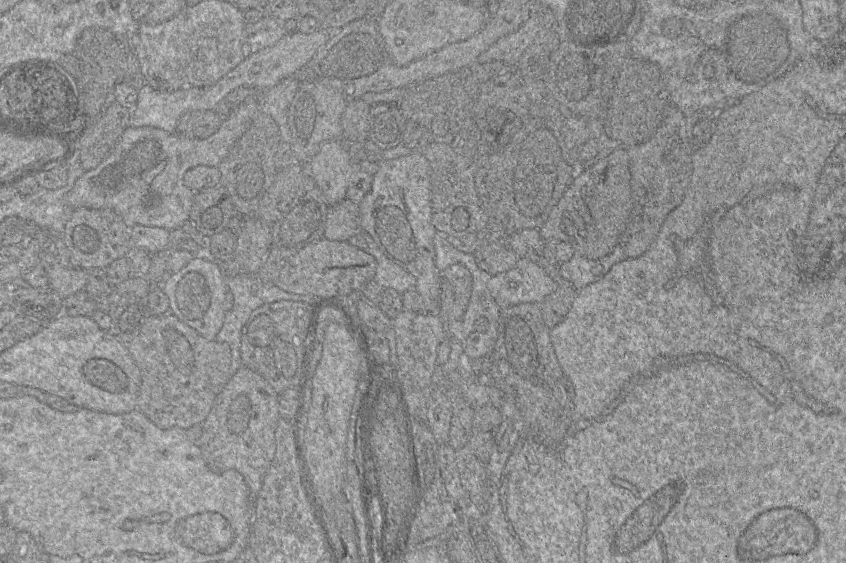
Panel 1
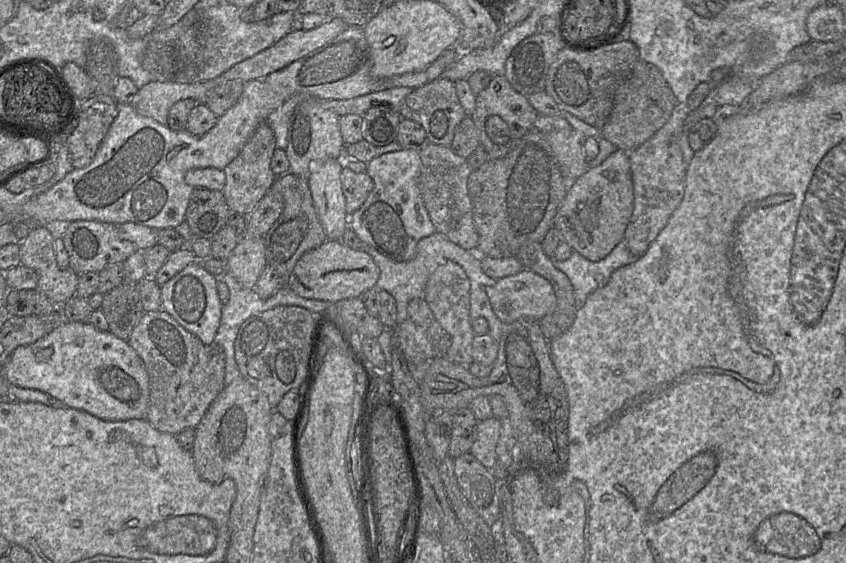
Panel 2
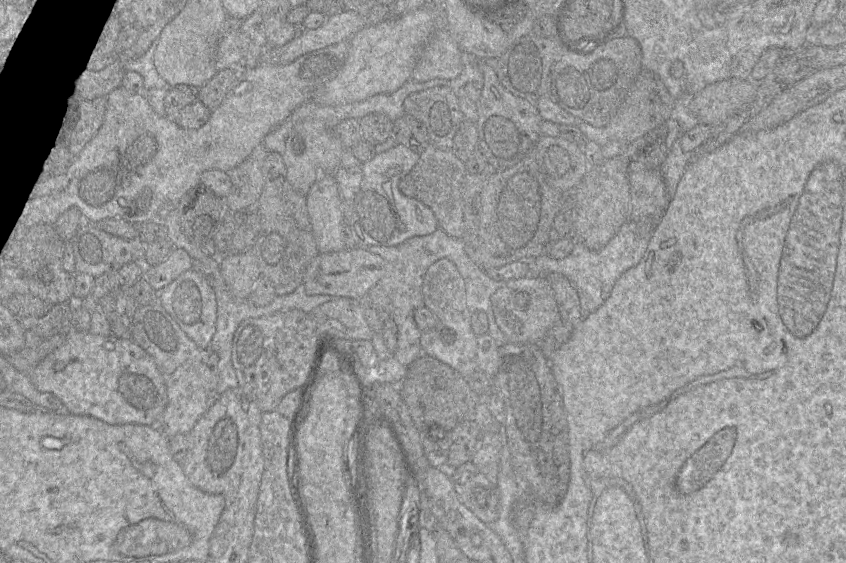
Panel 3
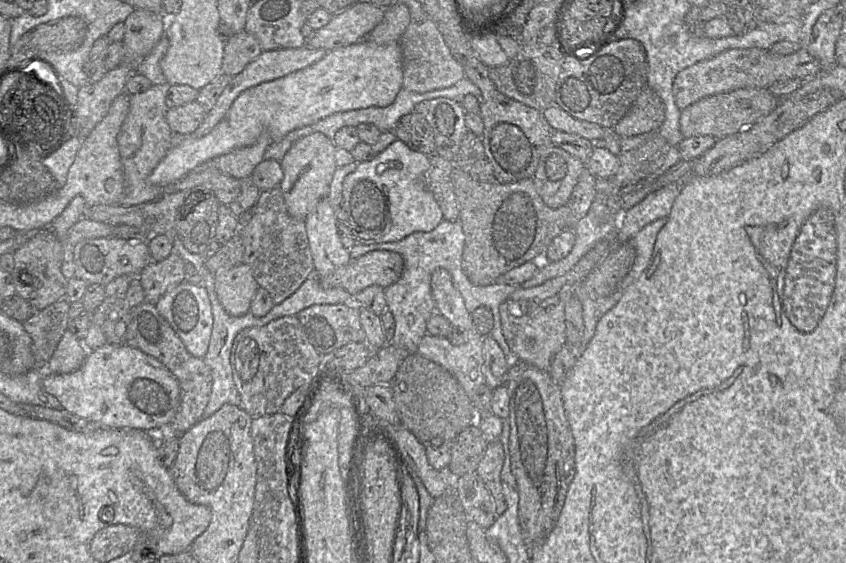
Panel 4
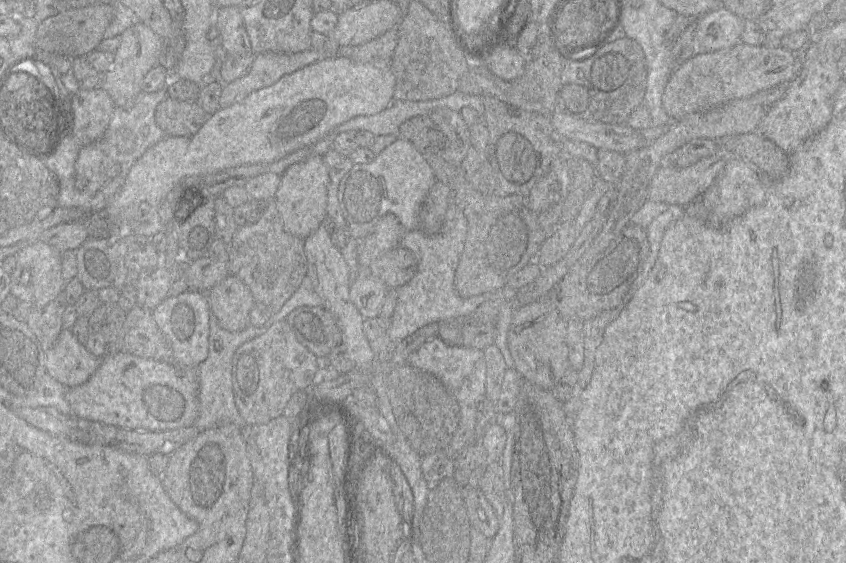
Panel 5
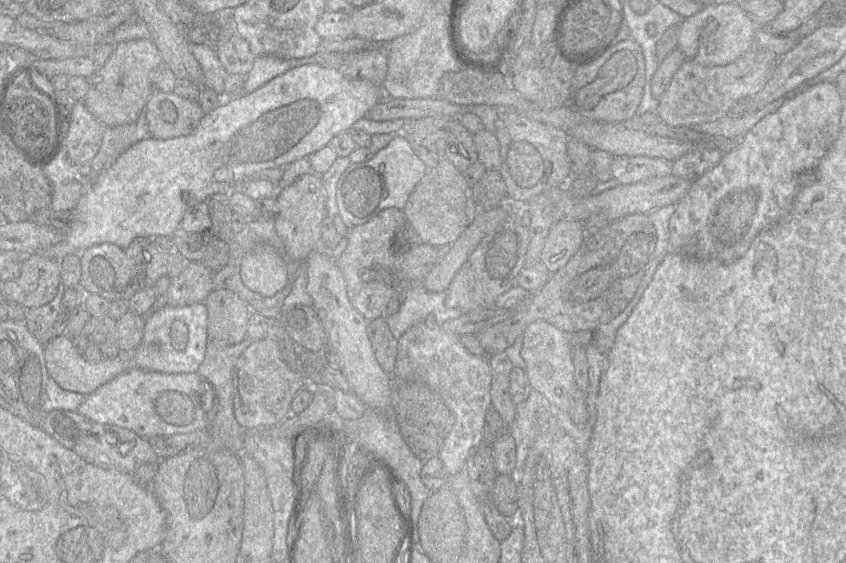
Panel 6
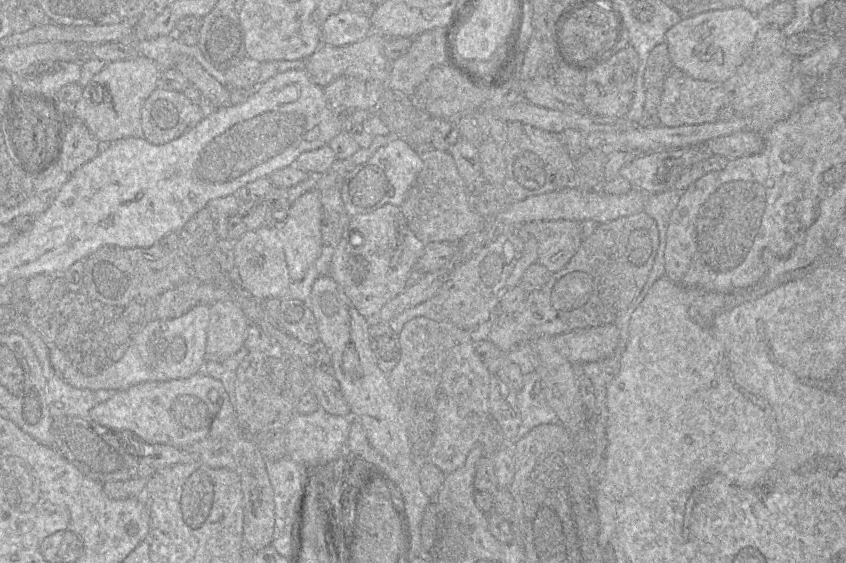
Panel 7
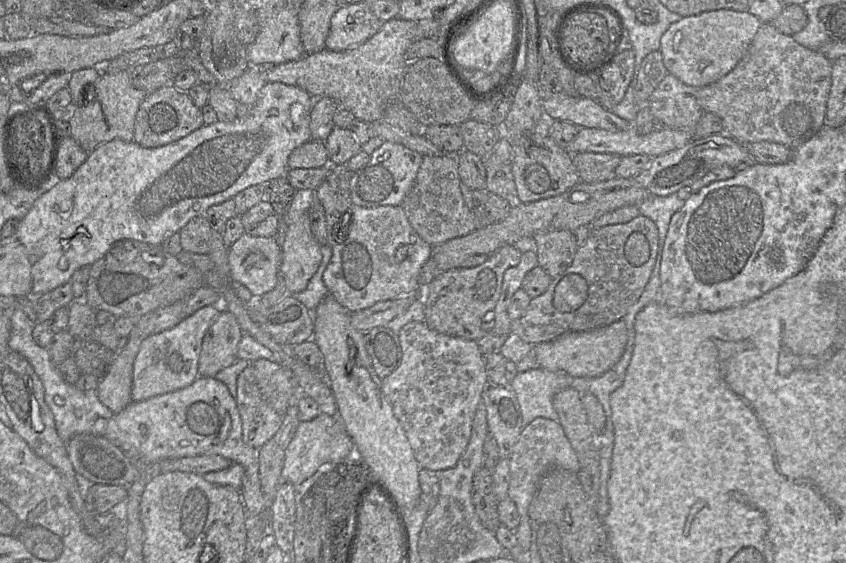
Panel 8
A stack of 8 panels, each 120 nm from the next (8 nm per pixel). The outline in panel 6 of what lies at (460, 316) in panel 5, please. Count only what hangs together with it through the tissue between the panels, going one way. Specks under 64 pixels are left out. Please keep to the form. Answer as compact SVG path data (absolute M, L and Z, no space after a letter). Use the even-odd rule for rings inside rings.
M421 282L414 283L414 285L411 286L398 311L388 317L386 322L392 335L398 340L409 328L424 320L435 321L436 324L441 325L445 321L458 318L461 315L461 311L446 306L445 292L428 291Z

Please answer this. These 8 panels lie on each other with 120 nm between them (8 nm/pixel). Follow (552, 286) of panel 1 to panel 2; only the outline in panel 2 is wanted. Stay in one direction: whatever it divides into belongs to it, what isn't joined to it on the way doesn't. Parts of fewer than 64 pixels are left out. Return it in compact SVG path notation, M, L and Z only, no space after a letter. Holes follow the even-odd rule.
M527 268L515 275L497 280L497 283L487 287L486 291L494 313L503 324L509 324L522 318L540 322L558 307L556 294L551 283Z

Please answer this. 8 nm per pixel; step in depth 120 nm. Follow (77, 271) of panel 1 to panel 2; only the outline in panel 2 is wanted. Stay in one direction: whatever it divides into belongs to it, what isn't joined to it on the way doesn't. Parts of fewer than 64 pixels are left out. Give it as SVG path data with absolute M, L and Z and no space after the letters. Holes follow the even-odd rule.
M34 226L19 243L20 264L38 275L37 289L54 304L61 306L76 295L79 275L60 269L56 262L55 239L43 226Z

